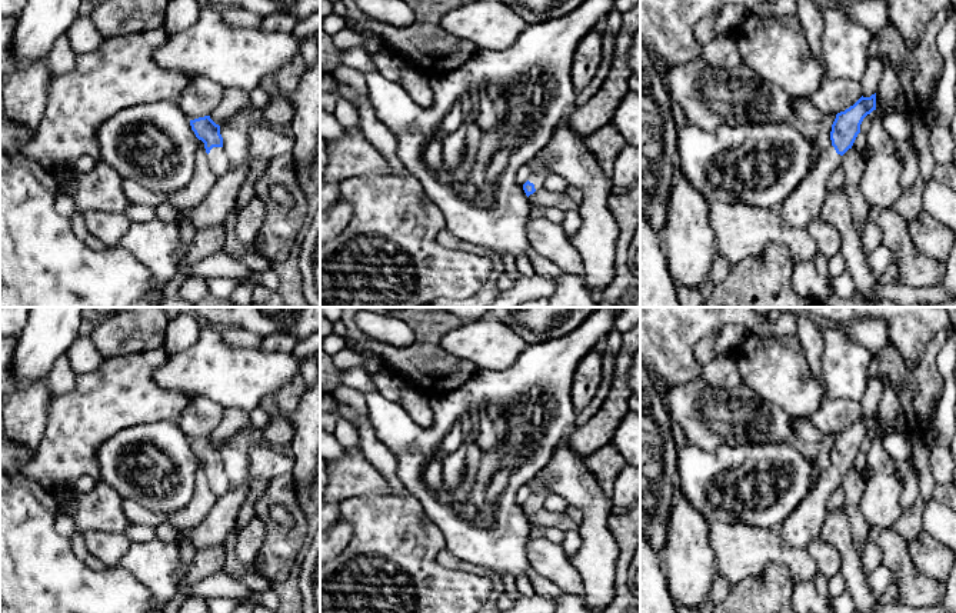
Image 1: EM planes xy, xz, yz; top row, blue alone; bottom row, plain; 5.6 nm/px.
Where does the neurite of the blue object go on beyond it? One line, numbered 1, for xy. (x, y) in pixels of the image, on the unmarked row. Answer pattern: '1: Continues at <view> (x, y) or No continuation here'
1: Continues at xy (217, 479)

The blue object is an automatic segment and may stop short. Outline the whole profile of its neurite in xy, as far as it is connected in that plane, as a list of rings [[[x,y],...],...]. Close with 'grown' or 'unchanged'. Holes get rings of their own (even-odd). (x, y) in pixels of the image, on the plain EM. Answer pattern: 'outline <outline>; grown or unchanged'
outline [[[210,436],[190,440],[191,450],[196,457],[204,463],[207,473],[207,483],[213,494],[219,499],[224,496],[229,489],[229,477],[223,467],[223,457],[220,454],[220,446],[216,444]]]; grown

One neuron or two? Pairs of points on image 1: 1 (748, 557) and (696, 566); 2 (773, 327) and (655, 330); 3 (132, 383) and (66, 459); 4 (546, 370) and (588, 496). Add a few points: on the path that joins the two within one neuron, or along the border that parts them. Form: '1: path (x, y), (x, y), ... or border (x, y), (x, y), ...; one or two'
1: border (706, 530), (718, 572); two
2: path (743, 322), (685, 322); one
3: path (113, 400), (73, 440); one
4: border (566, 436), (545, 466); two

